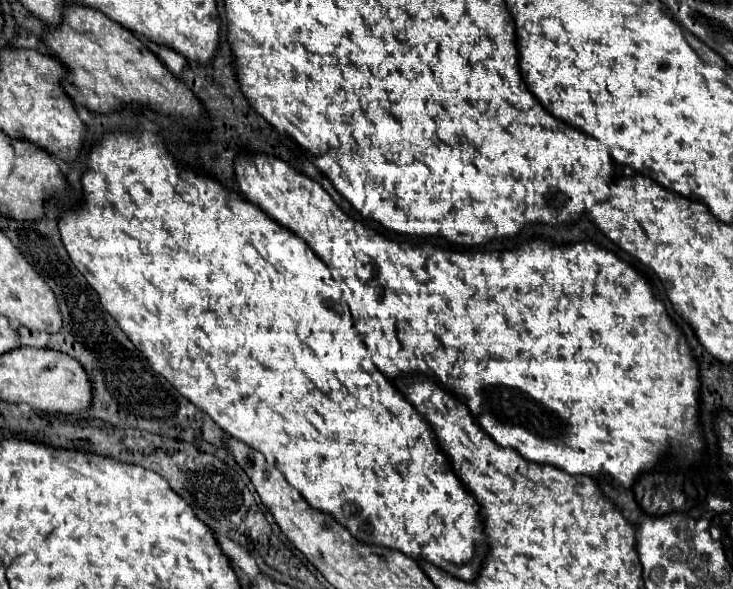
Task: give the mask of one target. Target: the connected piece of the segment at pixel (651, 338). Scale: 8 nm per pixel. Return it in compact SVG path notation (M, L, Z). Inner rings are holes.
M247 154L247 156L237 156L237 160L235 160L235 174L237 174L237 182L239 182L239 188L241 188L241 192L243 192L243 194L245 194L245 198L247 198L247 200L249 200L249 202L253 202L253 204L255 204L255 206L257 206L257 208L261 208L261 210L263 210L263 212L265 212L265 214L267 214L267 216L269 216L269 218L273 218L273 220L275 220L275 222L279 222L279 224L281 224L281 226L285 226L285 228L289 228L289 230L293 230L293 232L295 232L295 234L297 234L297 236L301 236L301 238L303 238L303 240L305 240L305 242L307 242L307 244L309 244L309 248L311 248L311 250L313 250L313 252L315 252L315 254L317 254L317 256L319 256L319 258L321 258L321 260L323 260L323 262L325 262L325 264L327 264L327 266L329 266L329 270L331 270L331 274L333 274L333 278L335 278L335 282L337 282L337 284L339 284L339 286L341 286L341 294L343 294L343 296L345 296L345 306L347 306L347 308L349 308L349 312L351 312L351 314L353 314L353 324L355 324L355 330L357 330L357 332L359 332L359 334L361 334L361 338L363 338L363 342L365 342L365 346L367 346L367 348L369 348L369 352L371 352L371 358L373 358L373 364L375 364L375 366L377 366L377 368L379 368L379 370L381 370L381 372L383 372L383 374L385 374L385 376L387 376L387 378L389 378L389 380L395 380L395 378L401 378L401 376L429 376L429 378L433 378L433 380L435 380L435 382L437 382L437 384L439 384L439 386L441 386L441 388L445 388L445 390L447 390L447 392L453 392L453 396L457 396L457 400L461 400L461 402L463 402L463 404L465 404L465 406L467 406L467 408L469 408L469 412L473 412L473 416L475 416L475 418L477 418L477 422L479 422L479 424L481 424L481 428L485 428L485 432L489 432L489 436L493 436L493 440L497 440L497 444L501 444L501 446L507 446L507 448L515 448L515 450L517 450L517 452L521 452L521 456L525 456L525 460L533 460L533 462L541 462L541 464L549 464L549 466L555 466L555 468L561 468L561 470L565 470L565 472L569 472L569 474L585 474L585 476L591 476L591 478L595 478L595 480L605 480L605 482L607 482L607 484L613 484L613 486L615 486L615 488L617 488L617 486L621 486L621 488L625 488L625 490L629 490L629 488L631 488L631 486L633 486L633 484L635 484L635 480L637 480L637 478L639 478L639 476L641 476L641 474L647 474L647 472L653 472L653 470L655 470L655 466L657 466L657 464L659 464L659 462L661 462L661 460L667 460L667 458L669 458L669 460L671 460L671 462L673 462L673 464L674 464L674 465L675 465L675 466L672 466L672 468L671 468L671 469L674 469L674 468L675 468L675 467L676 467L676 466L678 466L678 467L679 467L679 468L681 468L681 469L687 469L687 468L688 468L688 467L689 467L689 466L692 466L692 467L698 467L698 465L699 465L699 464L700 464L700 462L693 462L693 461L701 461L701 458L703 458L703 454L701 454L701 452L703 452L703 448L705 448L705 440L703 440L703 434L701 434L701 416L699 416L699 392L701 392L701 376L699 376L699 364L697 364L697 360L695 360L695 356L693 356L693 352L691 352L691 348L689 348L689 344L687 344L687 338L685 338L685 334L683 334L683 330L681 330L681 328L679 328L679 326L677 326L677 324L675 324L675 322L673 322L673 318L671 318L671 316L669 316L669 314L667 314L667 310L665 310L665 304L663 304L663 302L661 302L661 300L659 300L659 298L655 298L655 296L653 296L653 290L651 290L651 284L649 284L649 282L647 282L647 280L645 280L645 278L643 278L643 276L641 276L641 274L639 274L639 272L637 272L637 270L635 270L635 268L631 268L631 266L629 266L629 264L627 264L627 262L623 262L623 260L621 260L621 258L617 258L617 256L615 256L615 254L613 254L613 252L609 252L609 250L603 250L603 248L597 248L597 246L593 246L593 244L589 244L589 242L577 242L577 244L573 244L573 246L551 246L551 244L547 244L547 242L543 242L543 240L533 240L533 242L527 242L527 244L523 244L523 246L519 246L519 250L505 250L505 252L475 252L475 254L467 254L467 252L451 252L451 250L441 250L441 248L425 248L425 246L417 246L417 244L415 244L415 242L401 242L401 240L389 240L389 238L385 238L385 236L381 236L381 234L379 234L379 232L375 232L375 230L373 230L373 228L367 228L367 226L363 226L363 224L361 224L361 222L355 222L355 220L353 220L353 218L349 218L349 216L347 216L347 214L345 214L345 212L343 212L343 210L341 210L341 208L339 208L339 206L337 206L337 204L335 204L335 202L333 202L333 200L331 200L331 196L329 196L329 194L327 194L327 192L325 192L325 190L323 190L323 188L321 188L321 186L319 186L319 184L317 184L317 182L315 182L315 180L311 180L311 178L307 178L307 176L303 176L303 174L297 174L297 172L295 172L295 170L293 170L293 168L291 168L291 166L289 166L289 164L287 164L287 162L283 162L283 160L279 160L279 158L273 158L273 156L265 156L265 154L255 154L255 156L253 156L253 154Z

